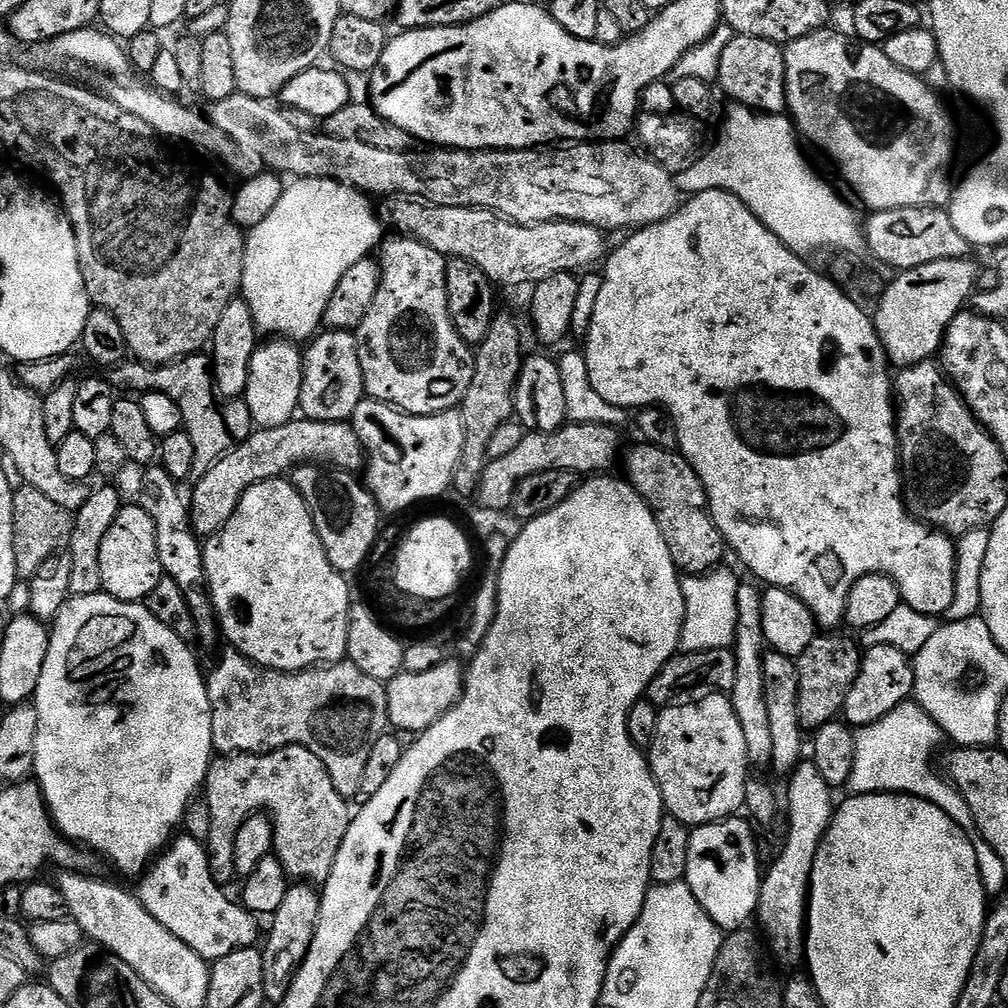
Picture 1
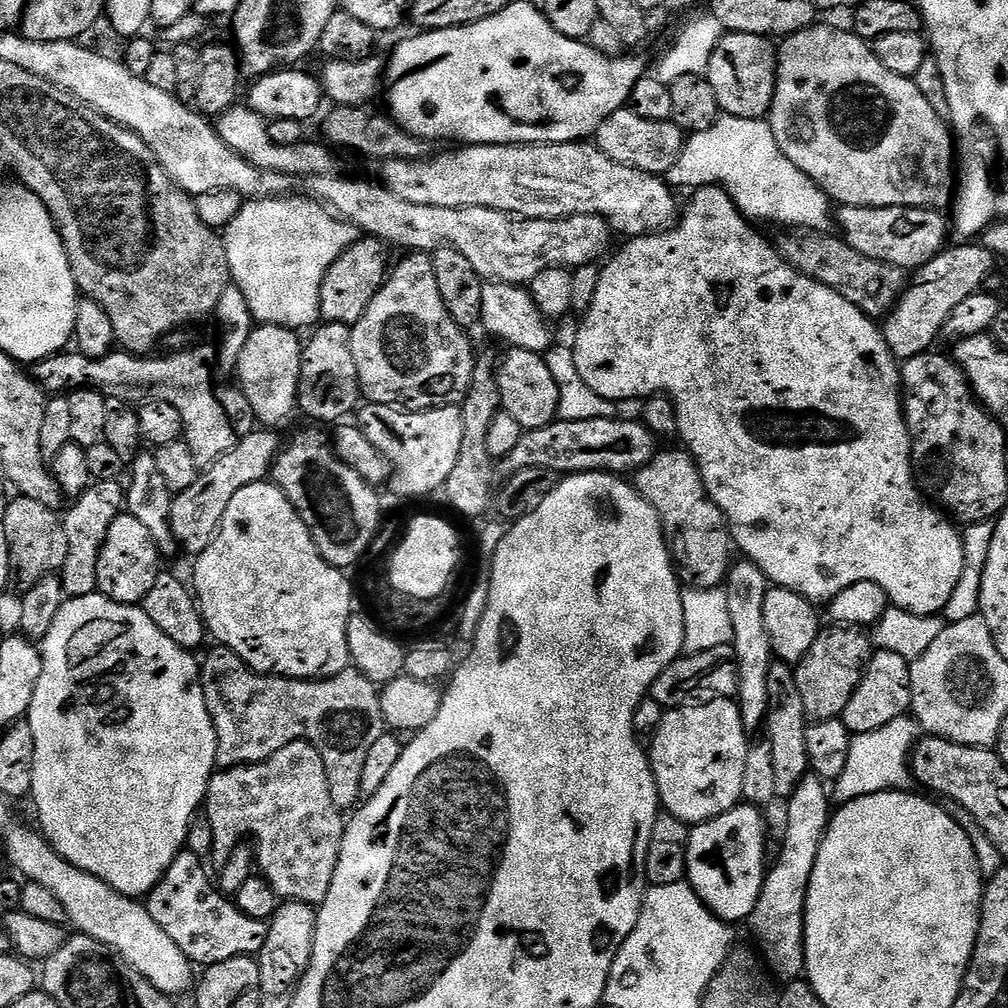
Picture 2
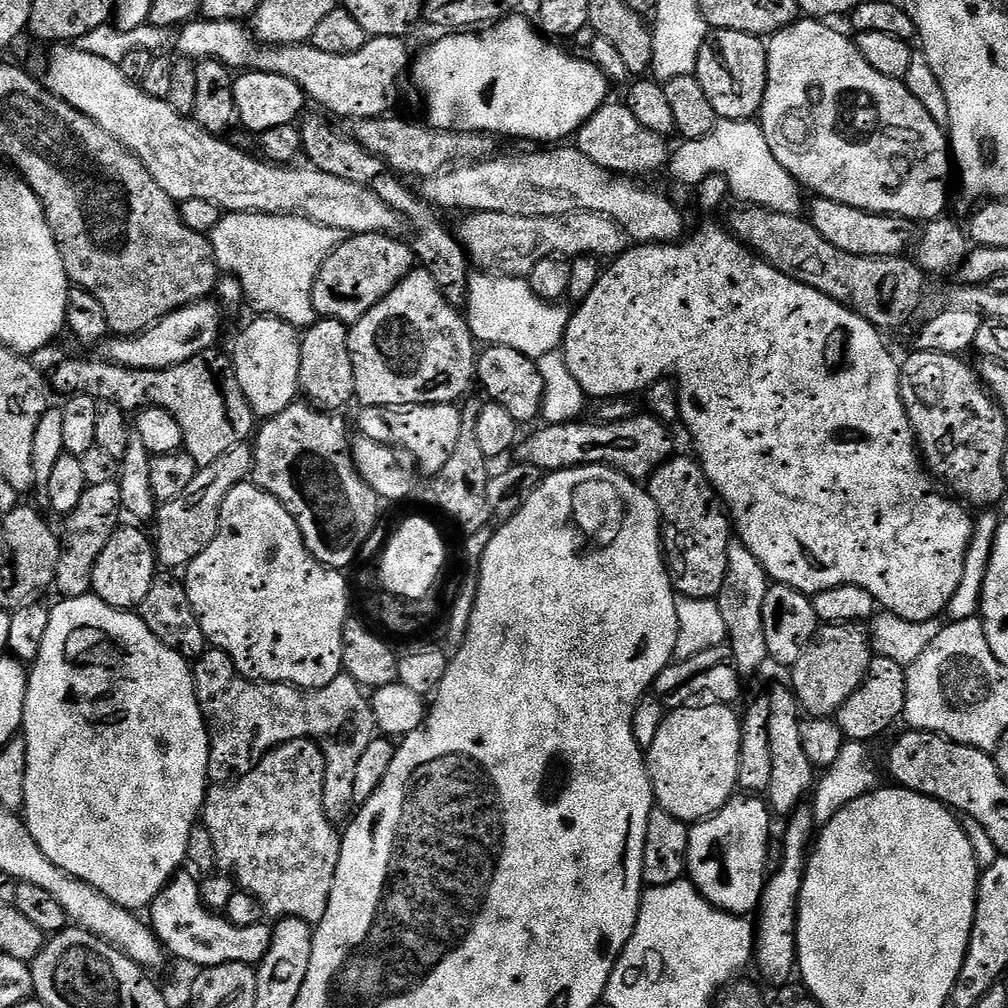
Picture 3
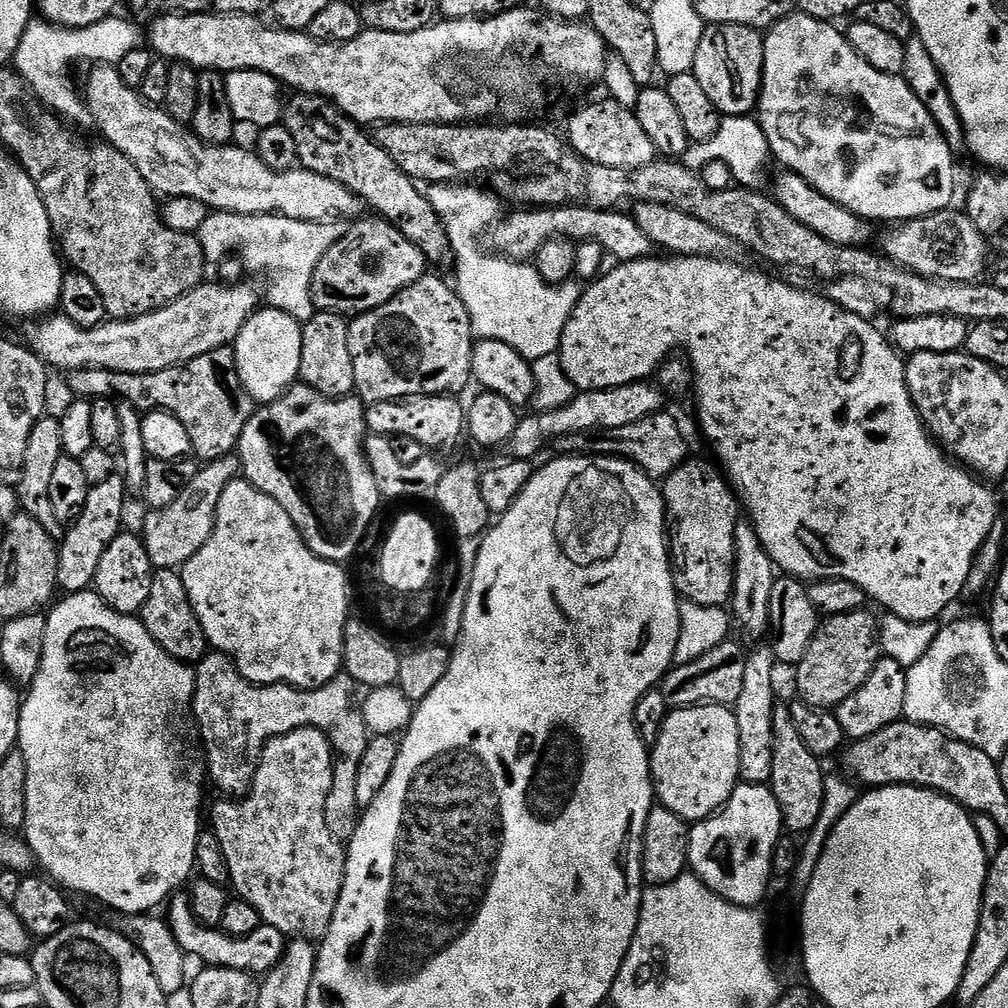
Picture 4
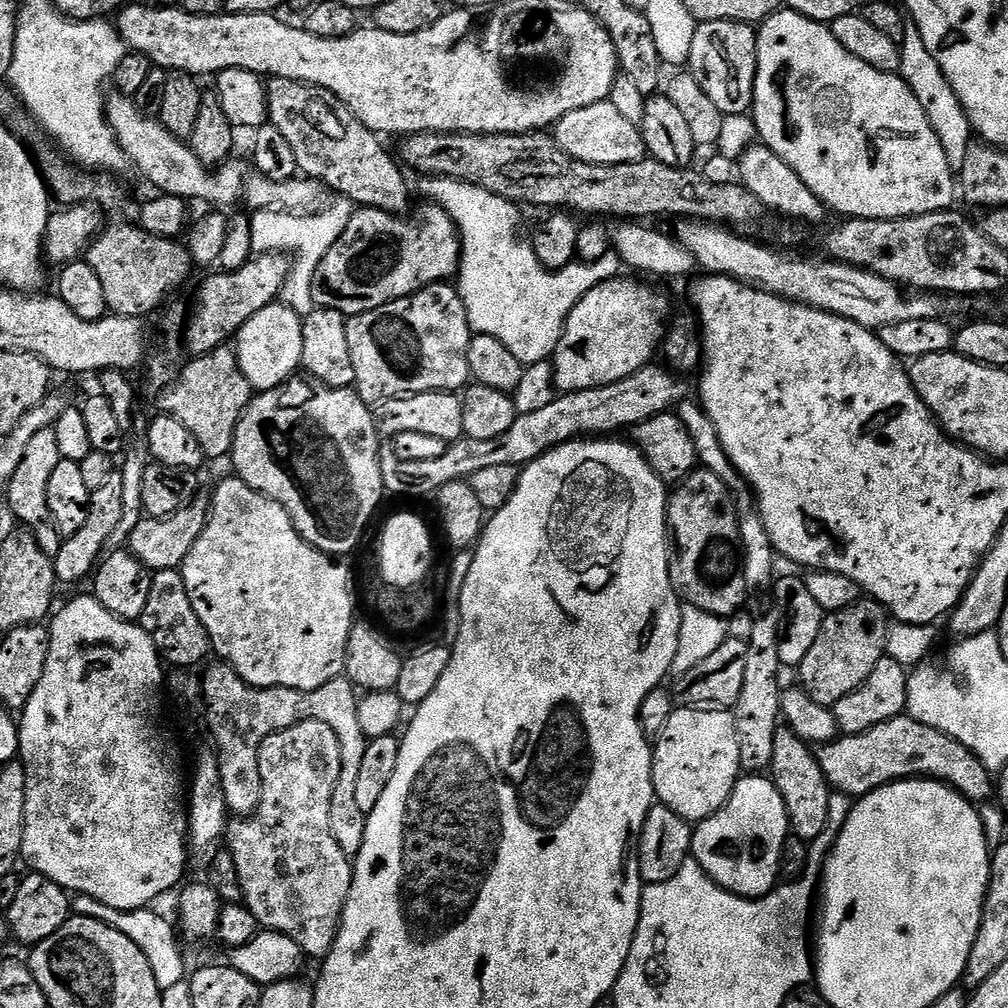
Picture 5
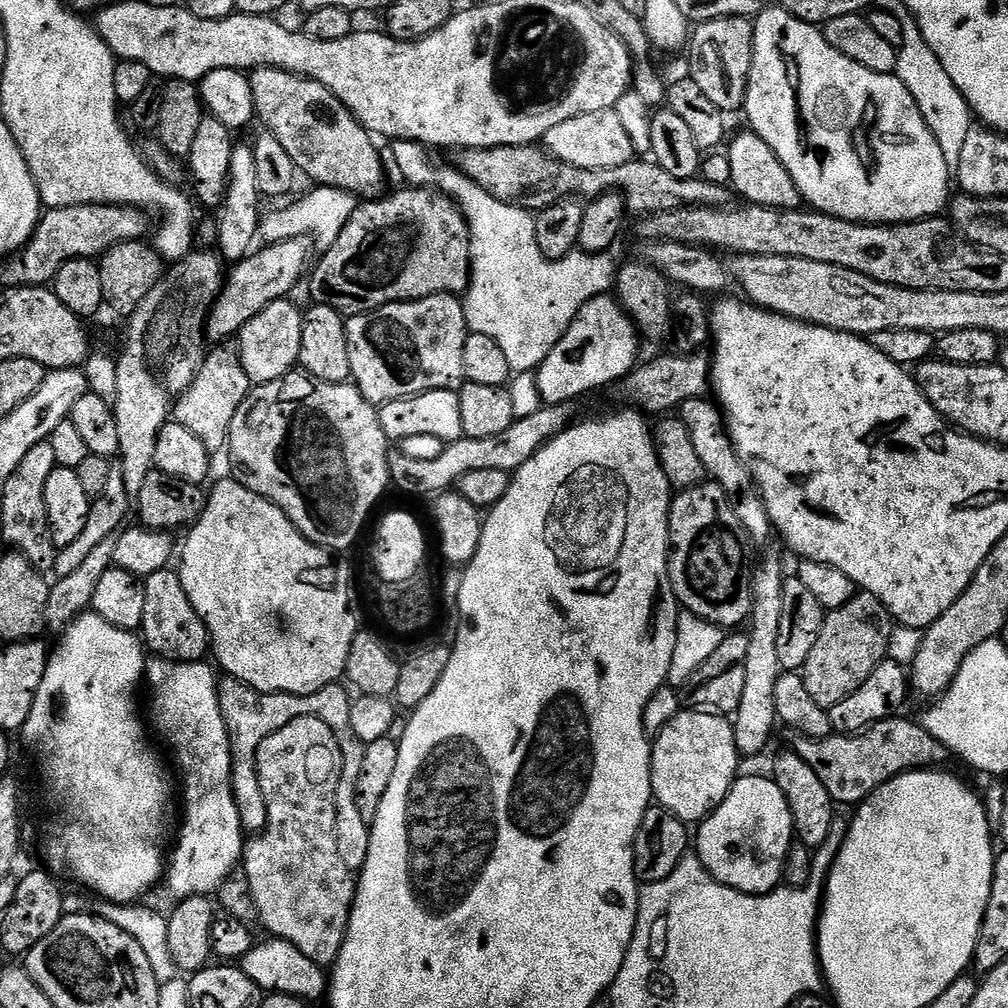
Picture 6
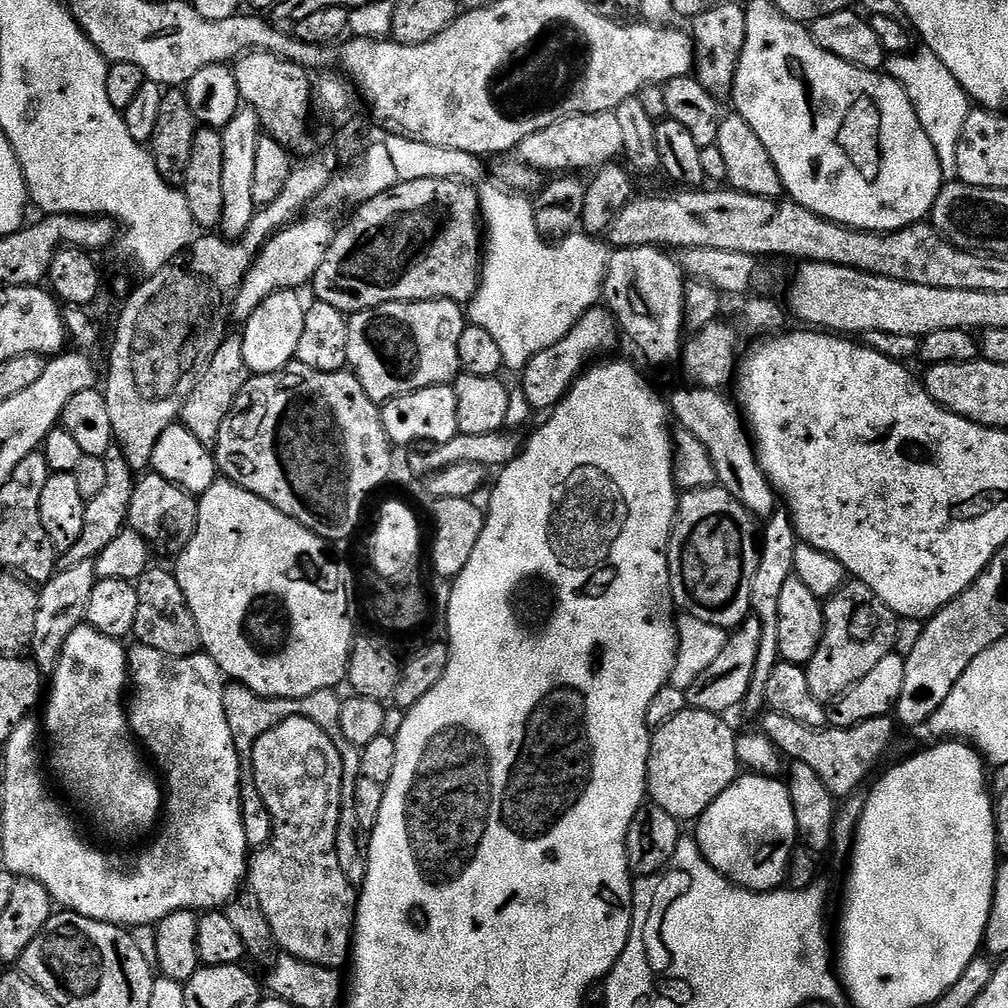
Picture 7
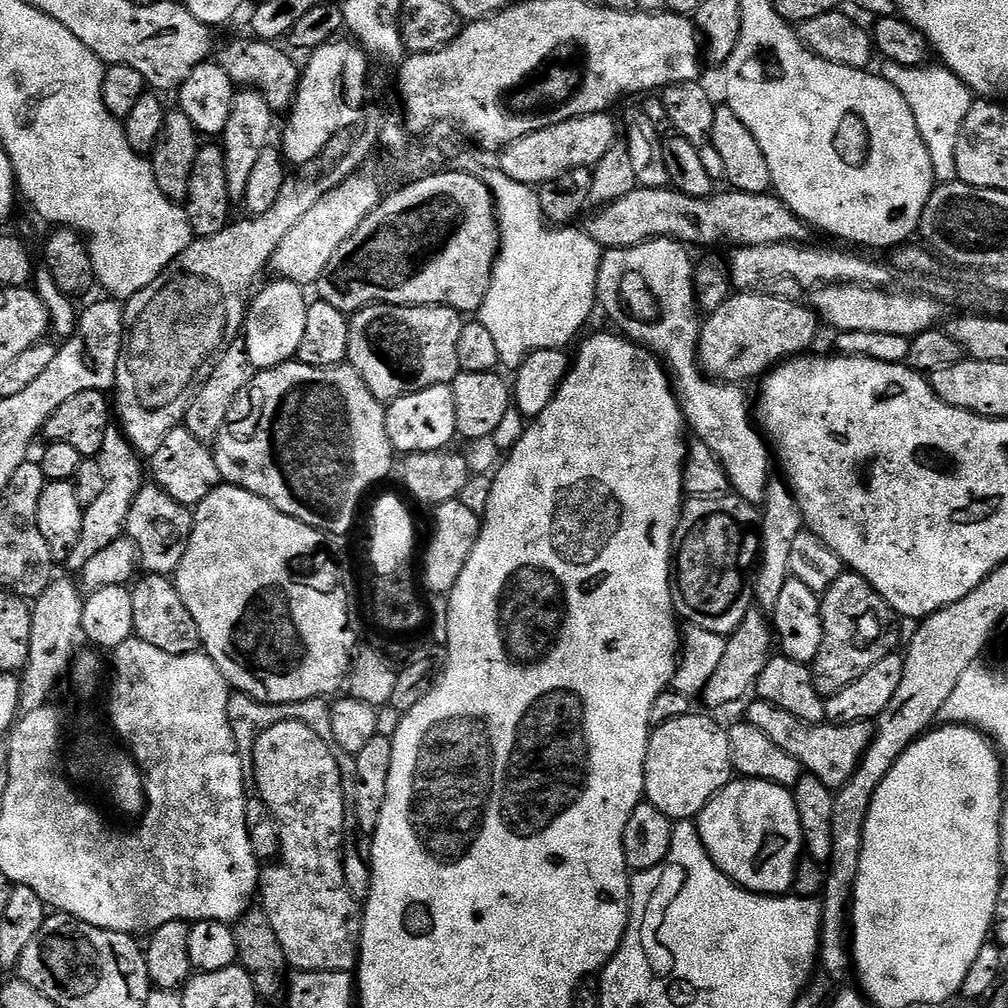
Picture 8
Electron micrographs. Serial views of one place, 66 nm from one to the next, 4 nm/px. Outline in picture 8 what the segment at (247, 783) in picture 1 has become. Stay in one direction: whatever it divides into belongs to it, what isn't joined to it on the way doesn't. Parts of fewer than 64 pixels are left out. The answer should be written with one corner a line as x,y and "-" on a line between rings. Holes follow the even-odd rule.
287,720
270,726
270,730
256,739
250,759
250,776
256,779
255,791
272,816
278,833
278,859
269,863
260,874
259,907
264,909
270,926
274,926
274,935
282,942
282,954
293,969
352,972
358,964
362,912
357,897
352,894
350,880
344,877
344,860
340,857
340,847
344,844
344,816
346,820
346,784
340,774
337,753
310,724

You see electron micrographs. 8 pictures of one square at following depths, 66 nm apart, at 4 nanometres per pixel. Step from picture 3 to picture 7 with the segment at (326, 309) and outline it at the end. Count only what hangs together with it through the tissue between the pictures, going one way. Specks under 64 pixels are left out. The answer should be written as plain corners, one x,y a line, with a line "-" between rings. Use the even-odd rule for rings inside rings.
422,178
421,180
402,180
399,184
395,184
390,190
386,190
382,194
378,194
374,198
370,198
365,204
359,205
355,209
356,212
352,216
352,221
345,228
341,227
336,233
334,242
330,242
330,250
326,250
326,258
322,258
322,266
318,266
318,274
313,278
310,285
311,291
316,291
314,294
316,300
326,302
326,306
334,306
338,311
351,314
353,312
364,312
367,308
377,308
383,304
393,304
394,302
402,302
403,300
452,300
455,304
464,306
472,301
474,294
480,285
480,270
482,267
482,221
480,218
480,203
476,197
476,190
473,185
463,183
458,180
439,180
438,178

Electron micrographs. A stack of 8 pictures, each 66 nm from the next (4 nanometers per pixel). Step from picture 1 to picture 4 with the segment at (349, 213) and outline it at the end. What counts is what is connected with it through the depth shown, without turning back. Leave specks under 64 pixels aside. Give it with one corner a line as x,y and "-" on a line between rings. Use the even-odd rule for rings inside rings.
209,211
206,222
202,222
200,231
200,245
206,254
217,252
217,257
224,258
229,254
238,254
239,259
244,261
245,269
249,273
261,272
262,275
268,276
268,296
266,292
267,307
276,308
292,315
296,320
301,322
309,320
318,310
314,301
312,301
312,279
314,270
318,262
344,236
346,231
345,225
340,222
325,222
315,224
305,220
295,220
285,216
243,216
237,212
218,212

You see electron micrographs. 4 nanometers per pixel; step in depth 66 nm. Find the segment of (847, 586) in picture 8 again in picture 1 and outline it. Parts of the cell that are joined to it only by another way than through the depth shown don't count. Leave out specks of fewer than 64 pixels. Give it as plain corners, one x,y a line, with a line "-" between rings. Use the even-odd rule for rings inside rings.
817,634
806,646
802,655
795,657
796,669
798,670
798,718
800,727
805,730
821,728
831,720
837,719
838,714
843,713
846,694
850,694
850,686
860,669
861,649
855,639
847,640
840,634

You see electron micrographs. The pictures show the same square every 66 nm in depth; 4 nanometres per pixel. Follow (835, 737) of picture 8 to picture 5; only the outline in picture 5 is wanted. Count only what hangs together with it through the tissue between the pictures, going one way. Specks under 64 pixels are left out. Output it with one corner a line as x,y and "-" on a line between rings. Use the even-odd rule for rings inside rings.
907,714
890,718
890,722
882,722
857,736
837,735
828,744
819,745
815,758
833,793
849,798
865,796
895,780
913,778
942,780
973,802
981,802
994,792
993,777
969,748

